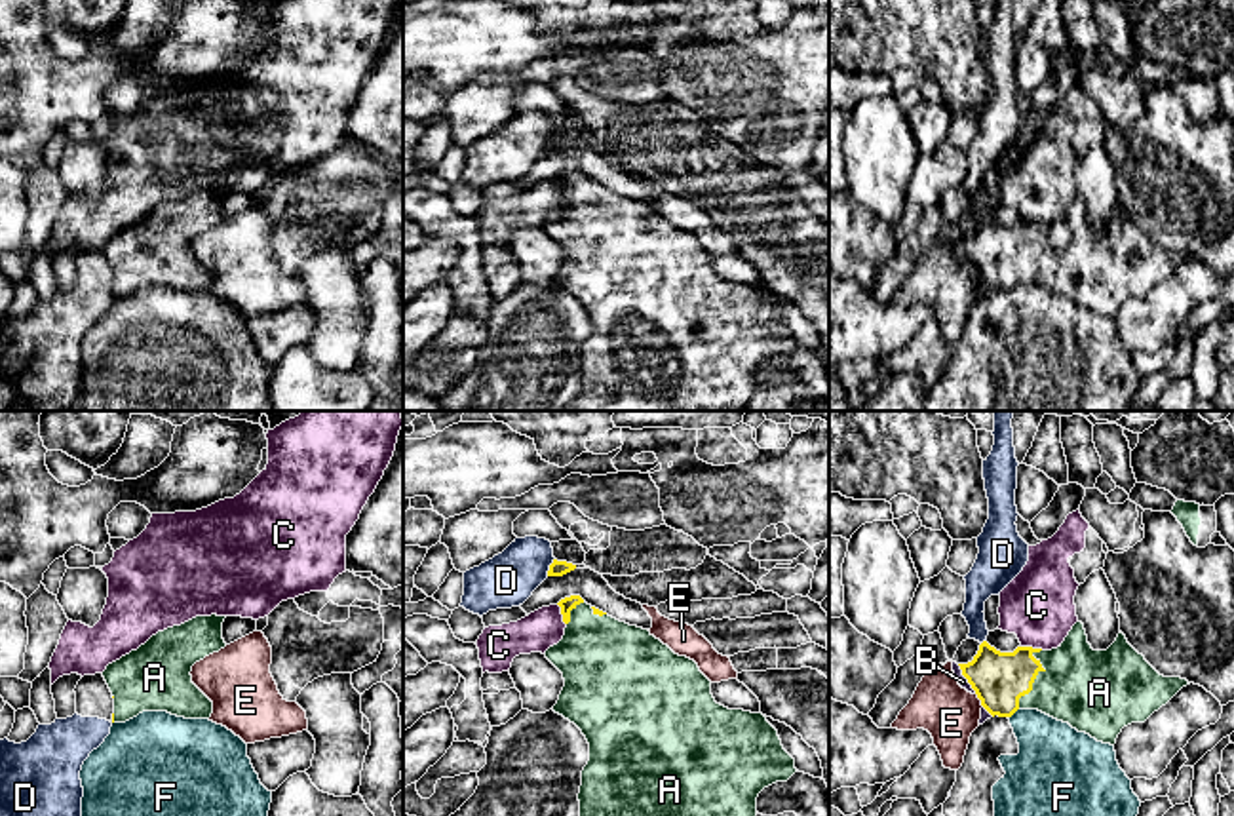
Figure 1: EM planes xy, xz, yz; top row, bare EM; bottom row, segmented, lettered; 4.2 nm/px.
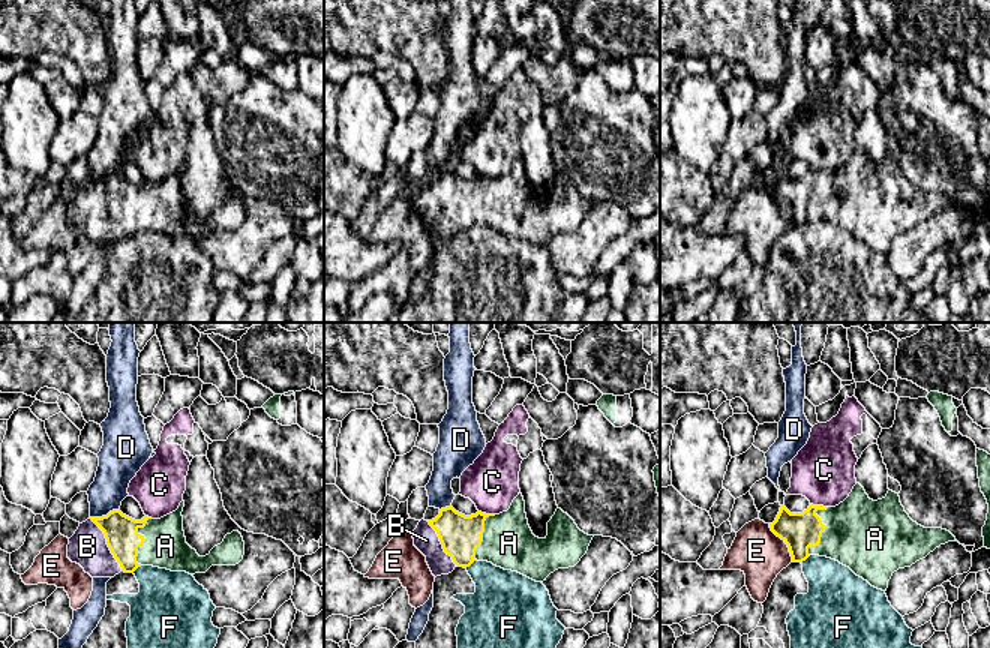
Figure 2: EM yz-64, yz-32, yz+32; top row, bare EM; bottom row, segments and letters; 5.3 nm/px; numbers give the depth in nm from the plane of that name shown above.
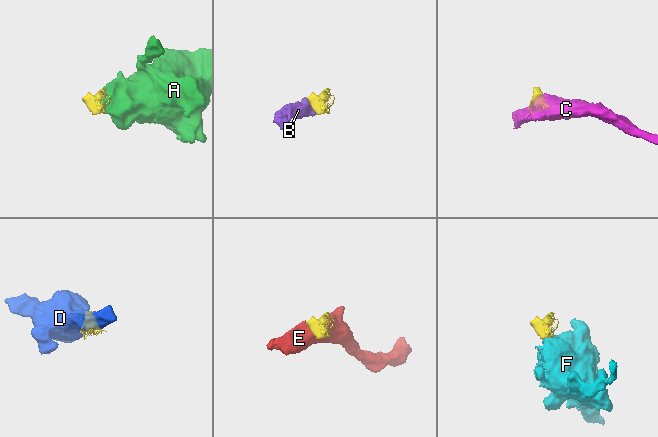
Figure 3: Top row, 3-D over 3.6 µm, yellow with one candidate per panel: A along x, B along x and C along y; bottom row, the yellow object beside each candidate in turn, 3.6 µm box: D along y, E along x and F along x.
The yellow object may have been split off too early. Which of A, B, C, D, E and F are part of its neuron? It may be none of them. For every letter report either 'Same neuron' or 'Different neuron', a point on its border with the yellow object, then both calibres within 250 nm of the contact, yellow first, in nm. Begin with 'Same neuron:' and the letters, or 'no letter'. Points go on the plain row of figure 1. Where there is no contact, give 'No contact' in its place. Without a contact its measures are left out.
Same neuron: A, B
A: Same neuron. Touches yellow at yz (1035, 252). Thickness 220 nm (yellow) against 340 nm
B: Same neuron. Touches yellow at yz (966, 252). Thickness 220 nm (yellow) against 50 nm
C: Different neuron. Touches yellow at yz (1031, 221). Thickness 220 nm (yellow) against 300 nm
D: Different neuron. Touches yellow at xz (550, 141). Thickness 60 nm (yellow) against 220 nm
E: Different neuron. Touches yellow at yz (980, 272). Thickness 220 nm (yellow) against 240 nm
F: Different neuron. Touches yellow at yz (1012, 288). Thickness 220 nm (yellow) against 300 nm

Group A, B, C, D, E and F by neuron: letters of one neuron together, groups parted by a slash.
A B / C / D / E / F

